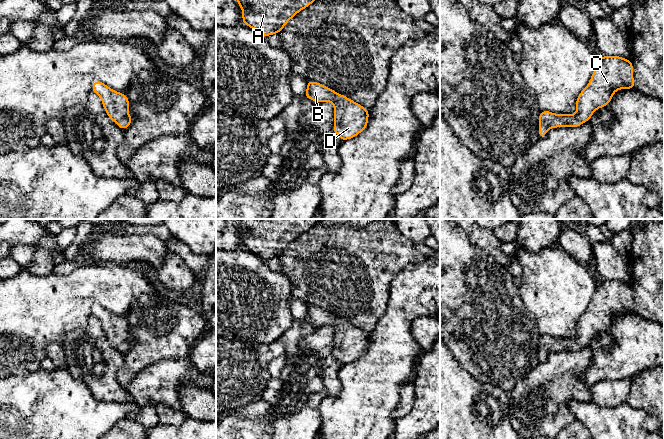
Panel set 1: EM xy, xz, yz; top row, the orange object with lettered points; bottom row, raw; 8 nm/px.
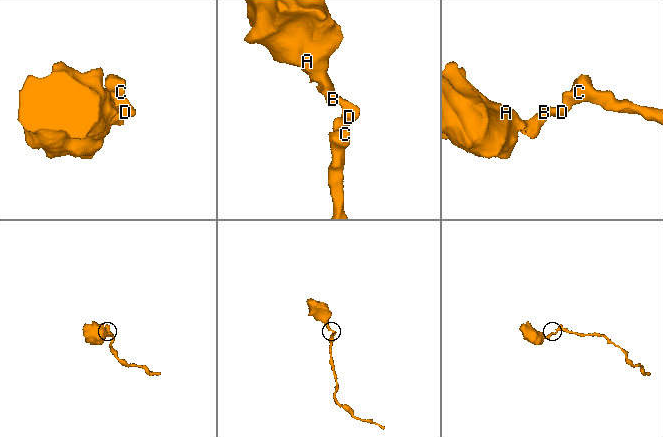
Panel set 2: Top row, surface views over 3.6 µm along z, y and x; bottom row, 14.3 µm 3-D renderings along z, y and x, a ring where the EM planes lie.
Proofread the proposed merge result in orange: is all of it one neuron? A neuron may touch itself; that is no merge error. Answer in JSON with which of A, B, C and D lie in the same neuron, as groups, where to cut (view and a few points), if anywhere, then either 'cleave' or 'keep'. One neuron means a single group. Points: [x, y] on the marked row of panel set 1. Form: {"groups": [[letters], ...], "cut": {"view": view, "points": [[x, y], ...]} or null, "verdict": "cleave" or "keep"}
{"groups": [["A", "B", "C", "D"]], "cut": null, "verdict": "keep"}

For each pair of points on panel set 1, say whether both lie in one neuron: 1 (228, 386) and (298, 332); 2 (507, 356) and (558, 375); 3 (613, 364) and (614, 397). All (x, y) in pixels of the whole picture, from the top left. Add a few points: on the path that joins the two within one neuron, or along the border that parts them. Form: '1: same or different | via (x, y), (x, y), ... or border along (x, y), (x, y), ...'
1: same | via (245, 369), (260, 354), (281, 347)
2: different | border along (540, 362), (518, 382)
3: different | border along (631, 377), (601, 379), (591, 386)

